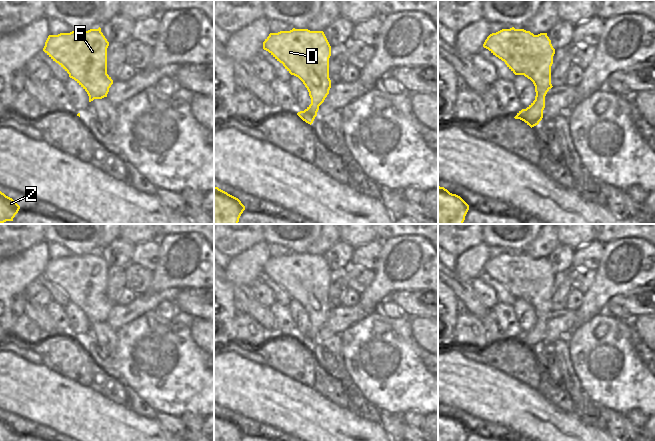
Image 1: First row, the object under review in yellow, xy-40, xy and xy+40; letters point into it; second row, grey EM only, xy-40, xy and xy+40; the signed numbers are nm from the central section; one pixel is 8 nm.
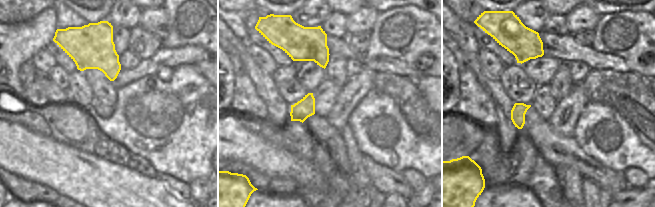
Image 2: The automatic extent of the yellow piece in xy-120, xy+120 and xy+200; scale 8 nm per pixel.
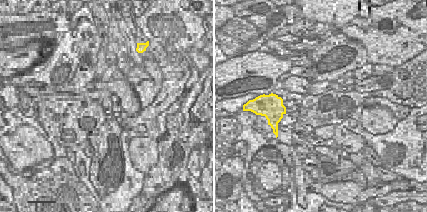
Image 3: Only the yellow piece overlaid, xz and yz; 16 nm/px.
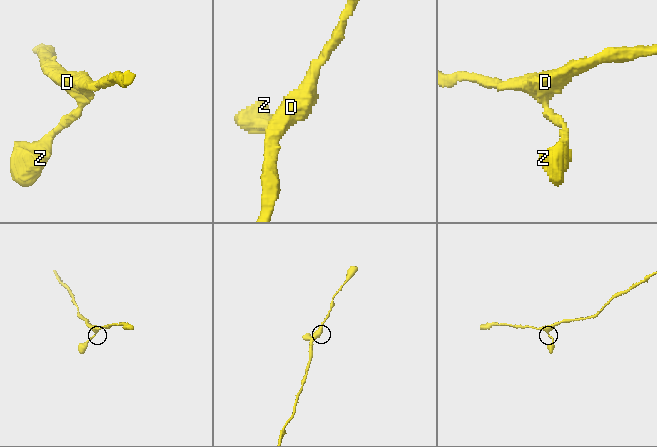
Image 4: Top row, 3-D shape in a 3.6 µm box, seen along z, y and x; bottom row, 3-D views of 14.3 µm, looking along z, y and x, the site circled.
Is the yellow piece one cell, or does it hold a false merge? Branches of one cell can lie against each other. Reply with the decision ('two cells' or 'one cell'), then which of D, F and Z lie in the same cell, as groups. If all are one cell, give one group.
one cell | D F Z

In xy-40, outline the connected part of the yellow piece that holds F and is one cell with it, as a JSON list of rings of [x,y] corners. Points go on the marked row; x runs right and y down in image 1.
[[[99,27],[49,35],[43,51],[87,92],[91,102],[107,97],[113,84],[107,74],[108,46]]]

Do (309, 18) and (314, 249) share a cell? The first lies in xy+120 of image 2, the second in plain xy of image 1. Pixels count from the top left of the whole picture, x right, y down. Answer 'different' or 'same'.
same

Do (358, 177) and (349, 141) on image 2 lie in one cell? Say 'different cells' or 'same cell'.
same cell

